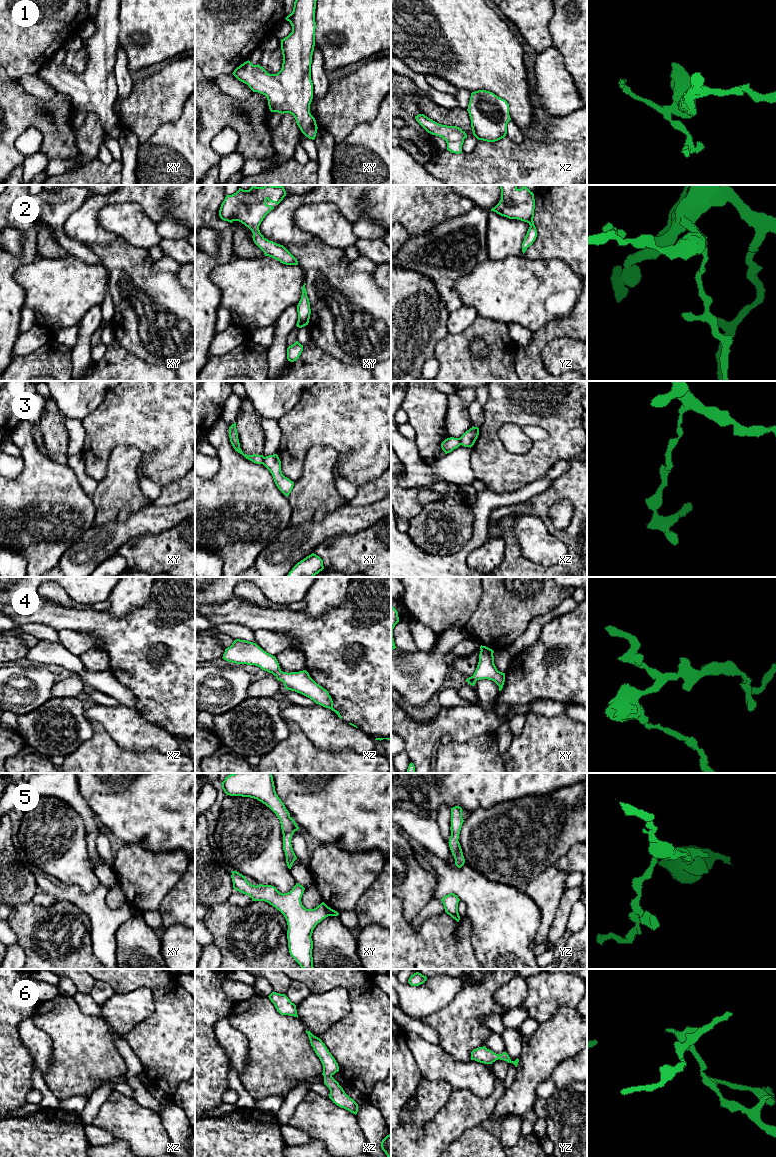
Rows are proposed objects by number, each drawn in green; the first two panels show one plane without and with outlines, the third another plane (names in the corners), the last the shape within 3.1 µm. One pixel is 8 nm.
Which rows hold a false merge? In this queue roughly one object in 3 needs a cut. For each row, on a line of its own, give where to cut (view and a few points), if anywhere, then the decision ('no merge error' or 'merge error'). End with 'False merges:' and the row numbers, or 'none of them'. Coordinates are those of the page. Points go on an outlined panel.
1: cut none; no merge error
2: cut none; no merge error
3: cut xy (264, 457), (262, 463); merge error
4: cut none; no merge error
5: cut none; no merge error
6: cut none; no merge error
False merges: 3

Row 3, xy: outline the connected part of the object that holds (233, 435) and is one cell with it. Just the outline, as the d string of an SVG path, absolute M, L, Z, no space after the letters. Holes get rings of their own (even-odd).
M236 422L229 427L229 438L230 438L230 442L233 446L233 448L235 449L235 451L242 454L246 459L248 459L256 464L263 464L263 462L264 462L263 455L257 455L257 454L247 455L242 452L242 450L240 448L239 439L238 439L237 429L236 429Z

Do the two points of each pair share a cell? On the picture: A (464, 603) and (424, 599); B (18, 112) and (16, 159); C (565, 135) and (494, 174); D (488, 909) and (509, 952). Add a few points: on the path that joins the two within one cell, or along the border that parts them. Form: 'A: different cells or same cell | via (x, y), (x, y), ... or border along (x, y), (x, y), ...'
A: same cell | via (454, 599), (434, 599)
B: same cell | via (10, 124), (10, 147)
C: same cell | via (547, 152), (533, 166), (512, 174)
D: same cell | via (499, 920), (503, 924), (503, 941)

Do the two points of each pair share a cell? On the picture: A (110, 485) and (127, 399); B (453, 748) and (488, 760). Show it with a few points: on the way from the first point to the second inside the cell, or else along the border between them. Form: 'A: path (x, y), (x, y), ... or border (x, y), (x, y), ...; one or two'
A: border (141, 452), (130, 445), (117, 445), (106, 466); two
B: path (462, 757), (465, 760), (479, 760); one

